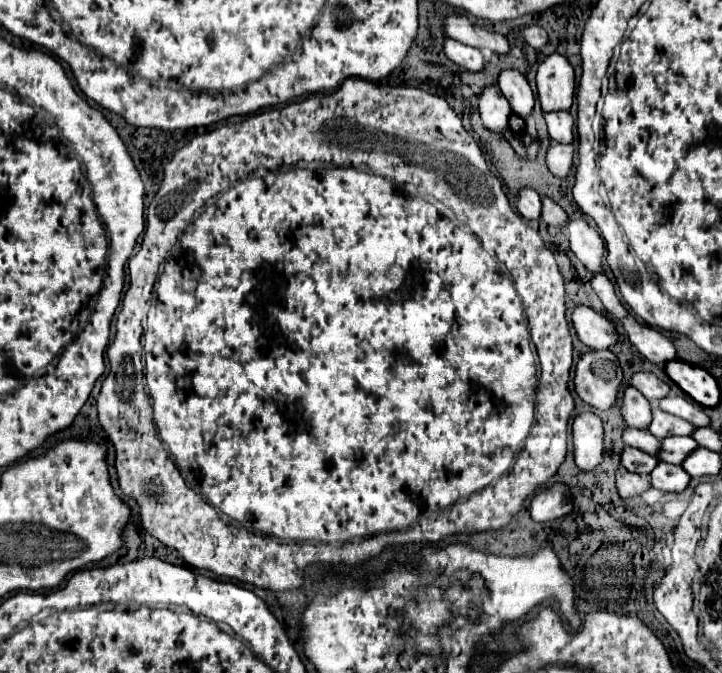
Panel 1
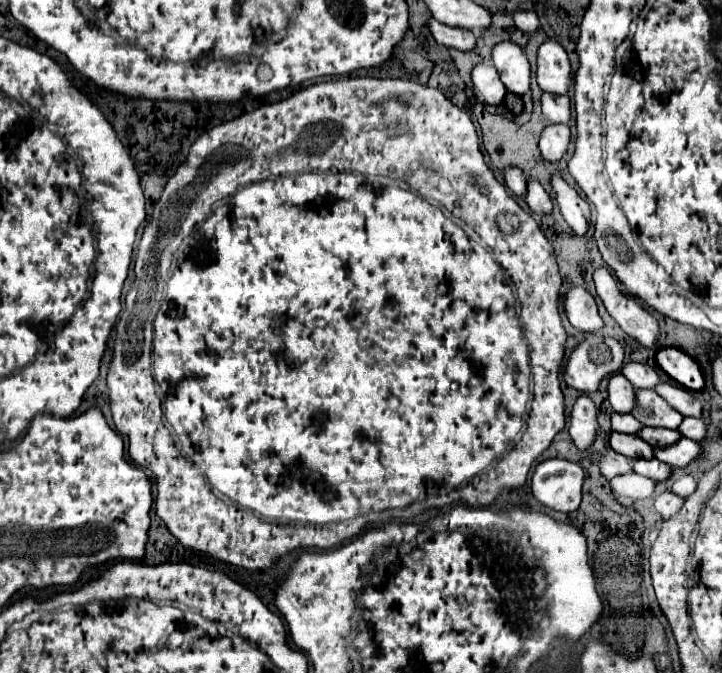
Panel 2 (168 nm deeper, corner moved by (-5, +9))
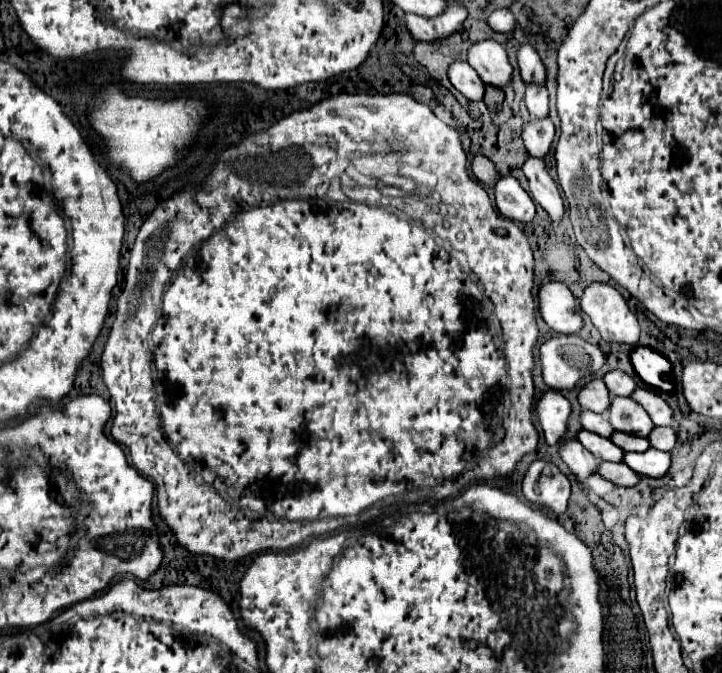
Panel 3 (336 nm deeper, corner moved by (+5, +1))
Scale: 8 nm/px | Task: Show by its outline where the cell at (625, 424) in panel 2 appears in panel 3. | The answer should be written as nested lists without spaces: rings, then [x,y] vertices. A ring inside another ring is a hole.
[[[583,411],[581,423],[583,423],[583,429],[589,429],[589,431],[601,435],[601,437],[611,437],[613,431],[615,431],[605,415],[599,415],[599,413],[593,413],[593,411]]]

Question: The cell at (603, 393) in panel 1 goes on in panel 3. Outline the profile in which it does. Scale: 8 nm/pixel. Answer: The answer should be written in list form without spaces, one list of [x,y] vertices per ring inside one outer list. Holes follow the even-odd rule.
[[[559,335],[559,337],[551,337],[547,343],[543,343],[539,347],[539,357],[541,357],[541,369],[543,369],[543,381],[549,389],[555,391],[571,391],[575,389],[575,385],[591,375],[595,375],[597,371],[601,371],[601,367],[605,365],[605,355],[597,345],[591,345],[587,341],[583,341],[579,335]]]

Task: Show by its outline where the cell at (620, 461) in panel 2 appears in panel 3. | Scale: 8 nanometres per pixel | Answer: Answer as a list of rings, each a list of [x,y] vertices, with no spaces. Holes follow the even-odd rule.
[[[577,439],[567,441],[561,449],[559,449],[561,459],[567,463],[567,467],[571,469],[571,473],[579,479],[585,481],[591,473],[597,471],[597,459],[585,449],[581,447],[581,443],[577,443]]]

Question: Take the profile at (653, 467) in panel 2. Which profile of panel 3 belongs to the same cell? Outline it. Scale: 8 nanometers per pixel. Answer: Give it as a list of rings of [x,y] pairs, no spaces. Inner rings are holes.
[[[601,461],[597,473],[603,475],[605,479],[613,481],[615,485],[623,485],[623,487],[637,485],[639,479],[641,479],[633,469],[625,467],[625,463],[607,463],[607,461]]]

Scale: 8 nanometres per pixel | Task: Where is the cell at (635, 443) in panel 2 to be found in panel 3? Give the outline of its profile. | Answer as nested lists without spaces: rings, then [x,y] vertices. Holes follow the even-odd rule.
[[[579,431],[577,439],[583,443],[583,447],[587,447],[597,459],[601,461],[615,461],[621,463],[625,457],[625,451],[621,451],[621,447],[617,447],[611,439],[605,439],[601,435],[595,435],[591,431]]]

